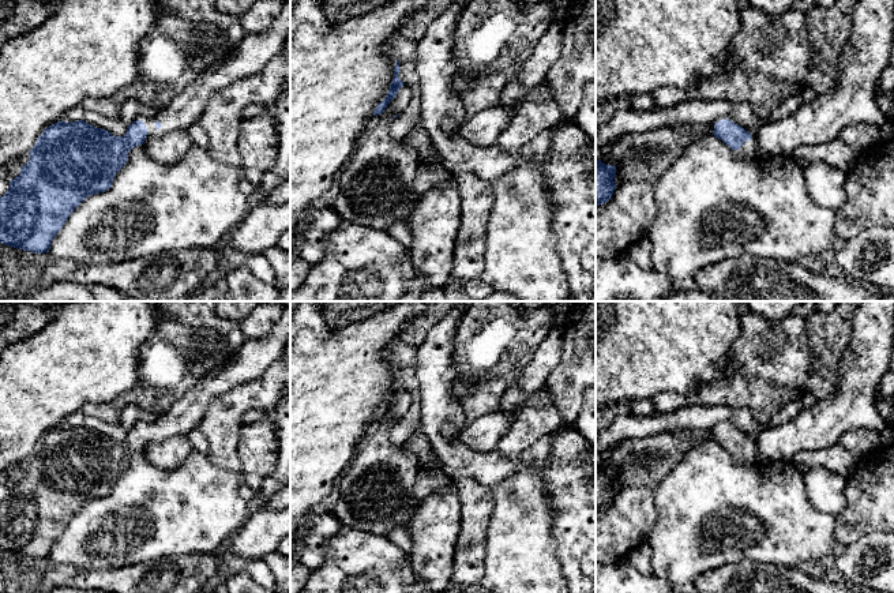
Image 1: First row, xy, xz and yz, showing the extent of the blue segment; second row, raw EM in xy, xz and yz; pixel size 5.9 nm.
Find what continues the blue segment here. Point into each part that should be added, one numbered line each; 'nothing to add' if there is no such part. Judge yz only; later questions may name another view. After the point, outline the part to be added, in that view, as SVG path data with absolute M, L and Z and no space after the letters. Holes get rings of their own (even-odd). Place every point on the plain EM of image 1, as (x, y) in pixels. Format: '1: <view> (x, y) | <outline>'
1: yz (748, 457) | M721 423L721 424L718 424L717 427L724 425L724 424L728 424L728 425L733 427L735 429L743 432L743 434L744 434L745 436L748 436L748 438L751 439L751 442L752 442L750 446L745 446L744 450L743 450L739 455L732 455L733 461L735 461L737 465L740 465L740 466L752 466L752 465L759 463L759 459L758 459L758 448L756 448L756 443L755 443L755 436L751 436L751 435L745 434L744 431L736 428L735 425L732 425L732 424L729 424L729 423ZM714 427L713 429L709 431L709 435L711 436L711 442L714 442L714 440L713 440L713 436L714 436L714 429L715 429L717 427Z

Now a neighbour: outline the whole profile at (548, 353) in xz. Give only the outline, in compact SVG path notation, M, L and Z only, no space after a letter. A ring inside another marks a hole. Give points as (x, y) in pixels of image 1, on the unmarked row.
M553 326L538 345L531 361L525 367L517 384L506 390L500 410L515 419L525 399L545 386L551 371L559 364L563 352L564 329Z

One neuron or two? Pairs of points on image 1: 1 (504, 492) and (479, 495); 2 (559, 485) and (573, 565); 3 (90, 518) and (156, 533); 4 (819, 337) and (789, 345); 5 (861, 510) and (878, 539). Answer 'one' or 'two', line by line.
1: two
2: one
3: one
4: two
5: two

